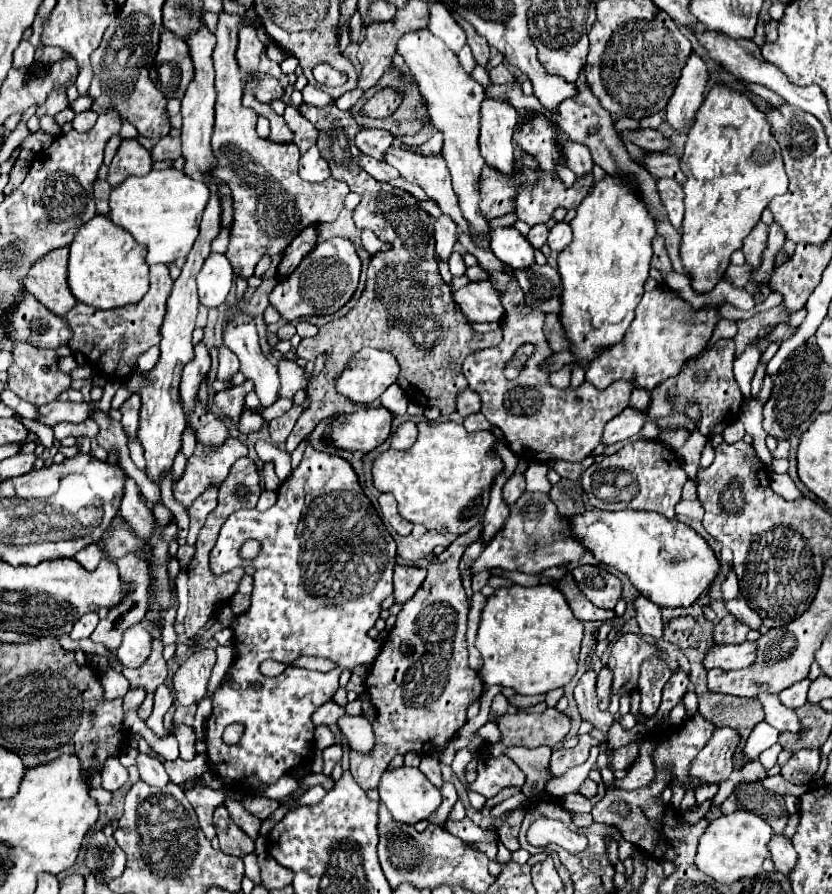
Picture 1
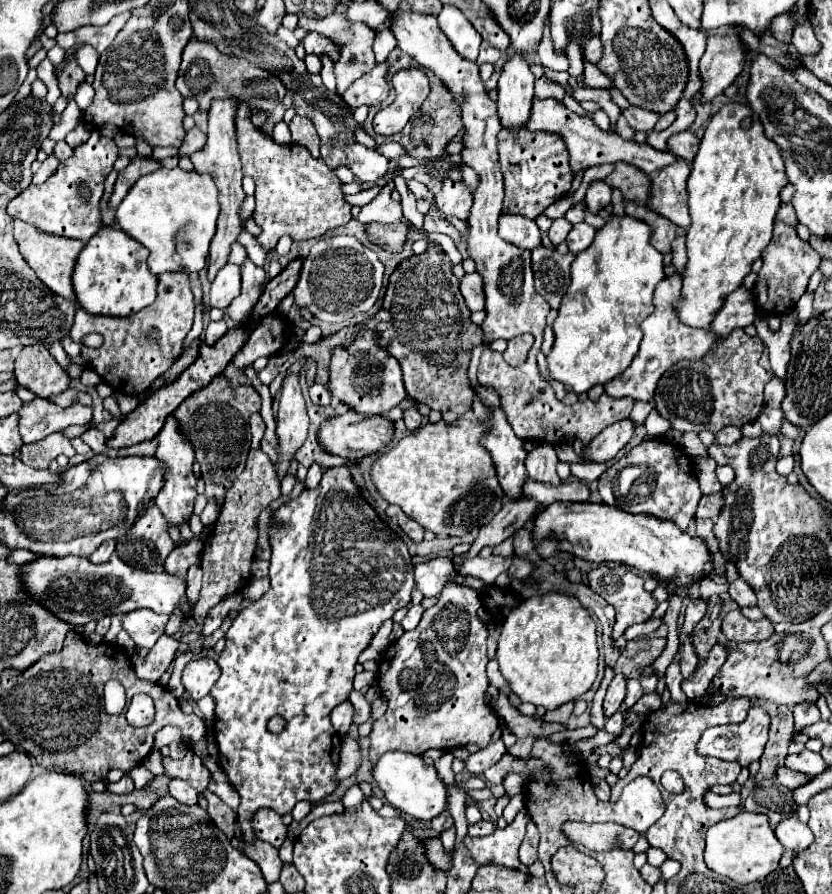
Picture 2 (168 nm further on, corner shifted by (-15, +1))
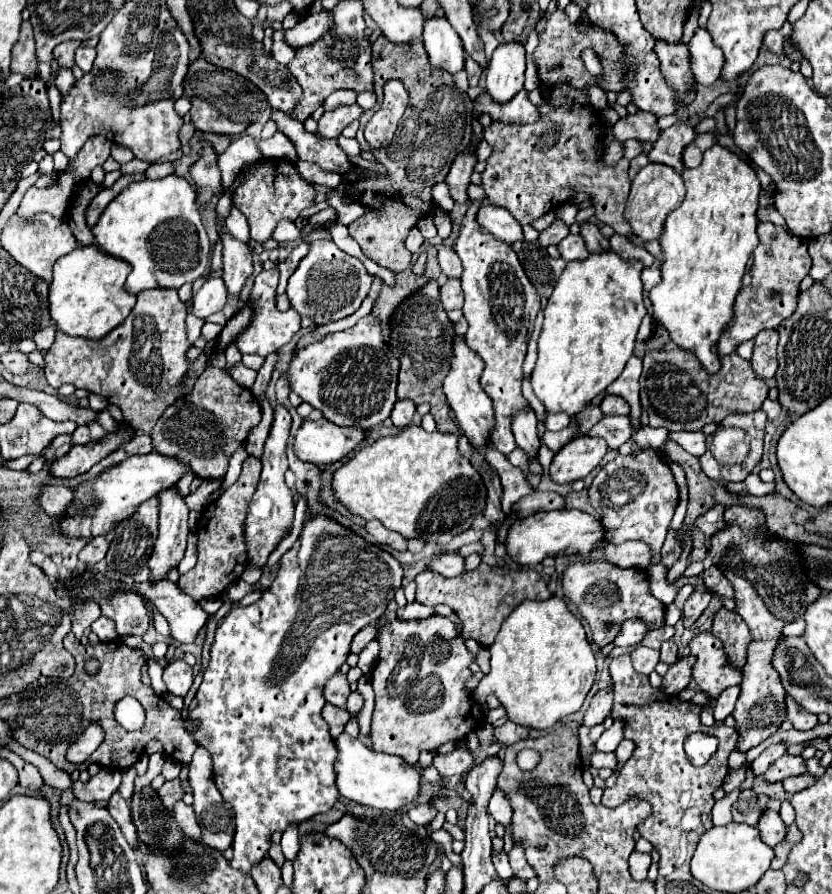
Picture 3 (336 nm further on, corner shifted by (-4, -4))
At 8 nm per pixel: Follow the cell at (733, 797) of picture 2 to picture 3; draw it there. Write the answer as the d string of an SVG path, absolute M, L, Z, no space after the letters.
M735 788L731 794L727 794L723 800L719 800L713 806L713 824L715 826L723 826L723 824L731 822L731 804L739 798L739 792L741 792L741 788Z

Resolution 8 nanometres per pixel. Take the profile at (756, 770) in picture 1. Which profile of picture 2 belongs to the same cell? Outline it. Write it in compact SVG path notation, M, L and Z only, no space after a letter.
M782 765L782 767L776 769L776 781L778 781L780 785L788 787L788 789L796 789L796 787L804 785L804 783L808 781L808 777L802 775L802 773L796 773L796 771L792 771L792 769L788 769L788 767Z

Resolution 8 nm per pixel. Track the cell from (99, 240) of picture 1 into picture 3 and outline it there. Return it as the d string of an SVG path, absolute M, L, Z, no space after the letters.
M93 246L75 248L55 262L53 280L49 284L49 314L59 332L69 336L83 336L89 340L103 340L117 328L133 310L135 296L123 290L129 264L123 260L109 260Z

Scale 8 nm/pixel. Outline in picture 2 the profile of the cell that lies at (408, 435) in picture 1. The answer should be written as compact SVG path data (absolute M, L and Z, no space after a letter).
M408 409L404 411L404 423L410 431L416 431L422 425L422 415L416 409Z

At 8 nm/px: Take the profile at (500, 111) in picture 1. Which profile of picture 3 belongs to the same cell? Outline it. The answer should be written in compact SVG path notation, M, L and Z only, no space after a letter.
M503 42L491 56L487 70L487 92L497 102L509 102L525 80L525 46L523 42Z

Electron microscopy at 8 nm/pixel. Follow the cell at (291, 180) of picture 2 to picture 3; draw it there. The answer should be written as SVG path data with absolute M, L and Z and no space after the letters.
M265 160L257 164L257 168L249 170L245 176L245 184L235 188L233 194L233 204L247 216L249 226L251 226L251 238L255 242L267 242L281 218L297 220L301 210L309 208L313 204L315 190L313 184L305 182L295 166L289 162L279 162L279 160Z

